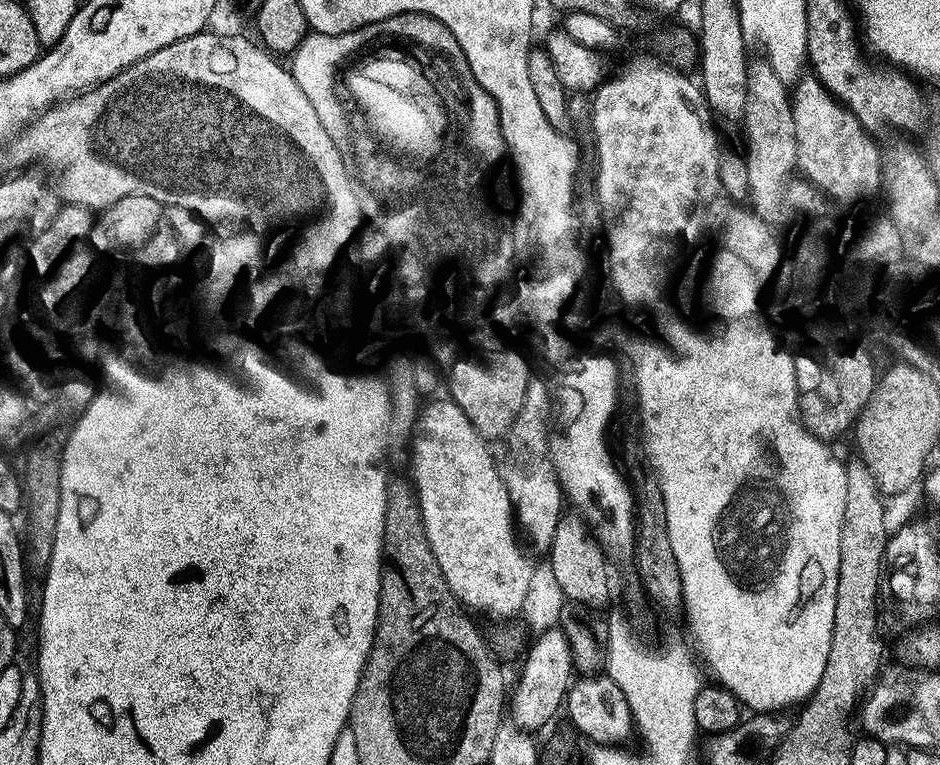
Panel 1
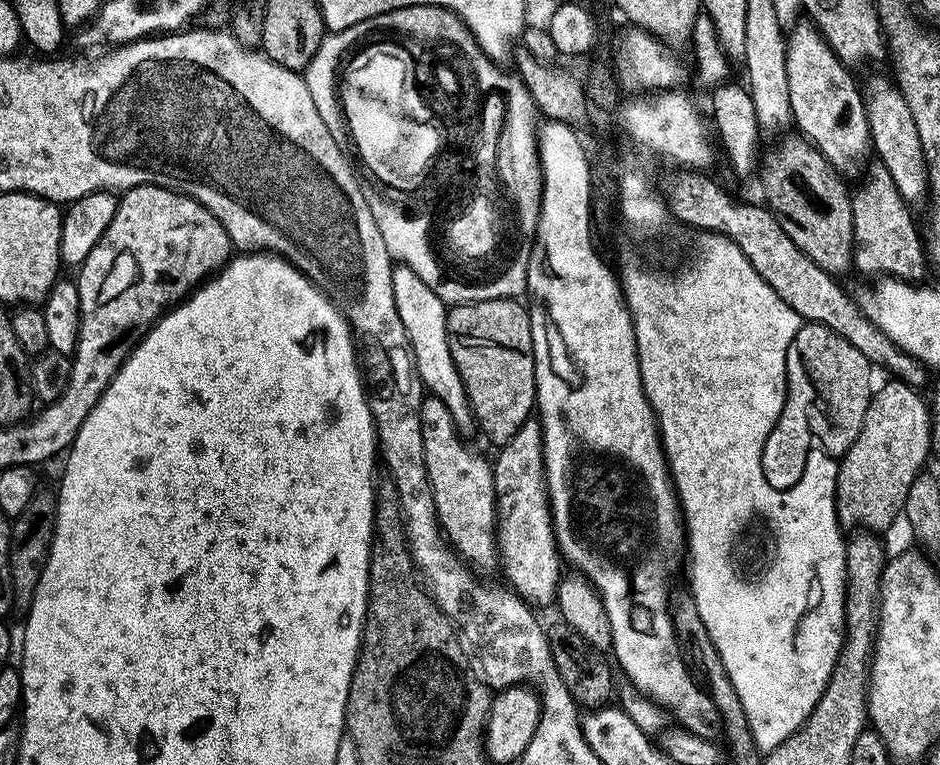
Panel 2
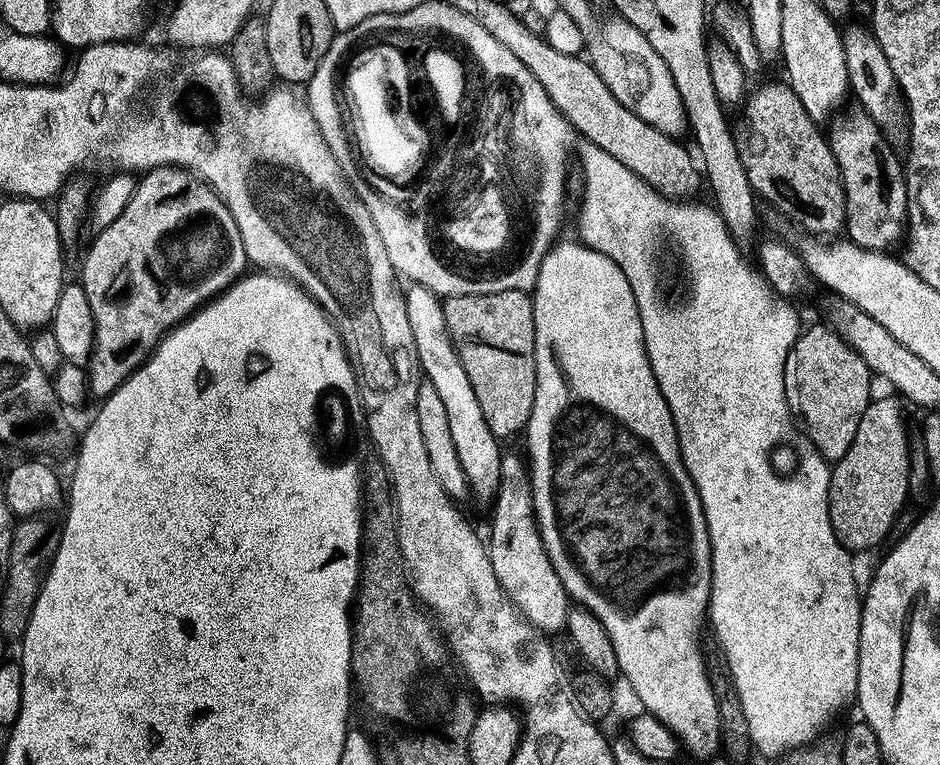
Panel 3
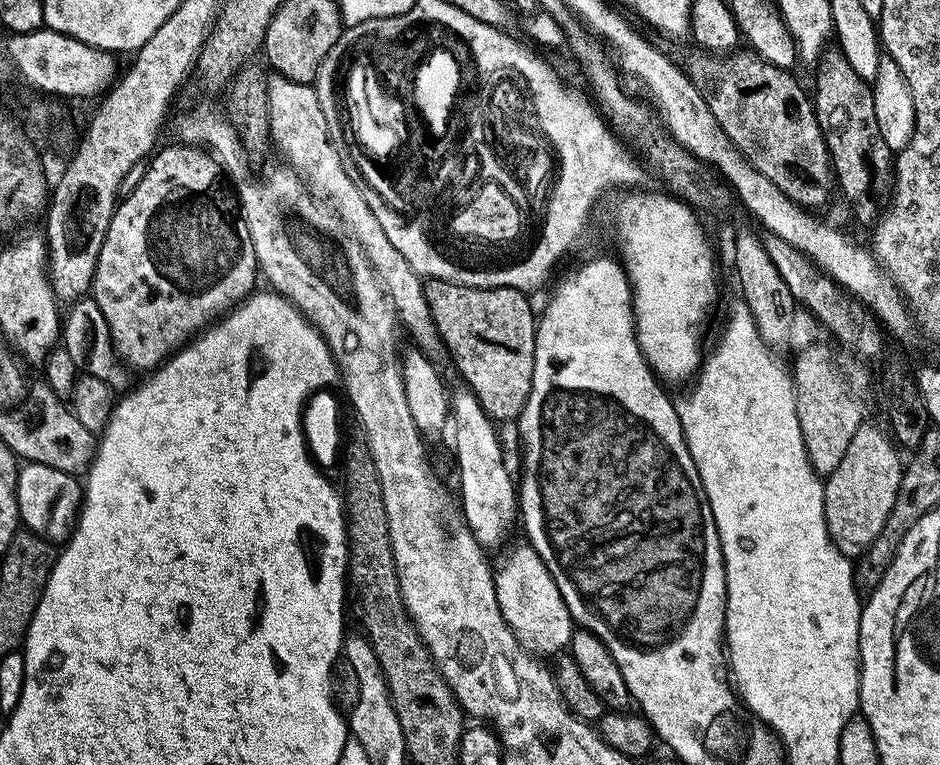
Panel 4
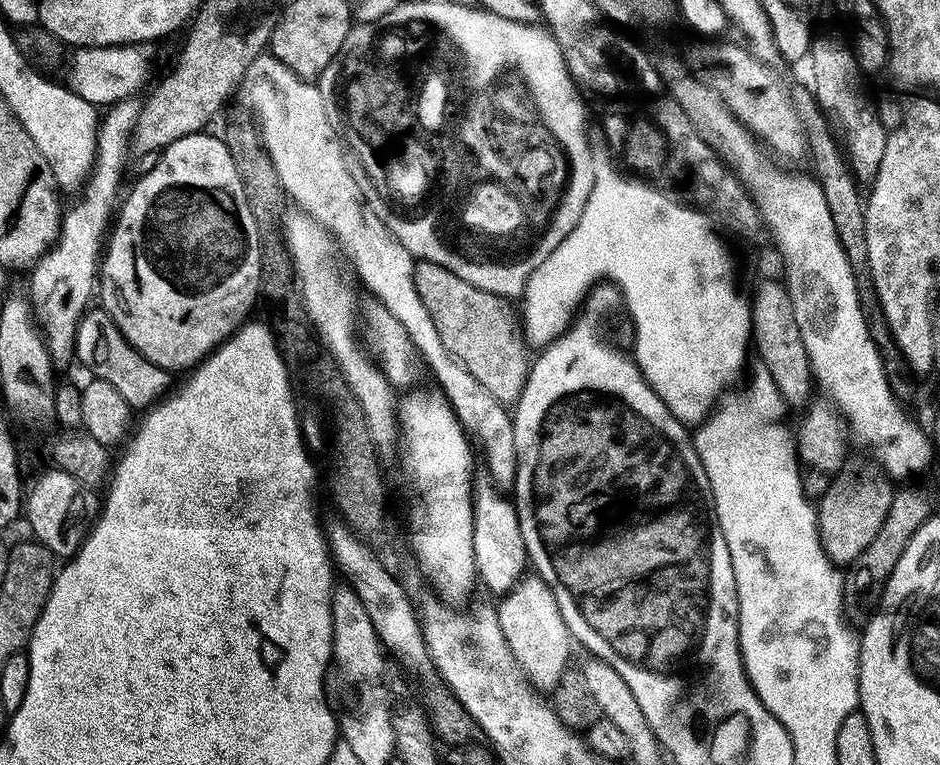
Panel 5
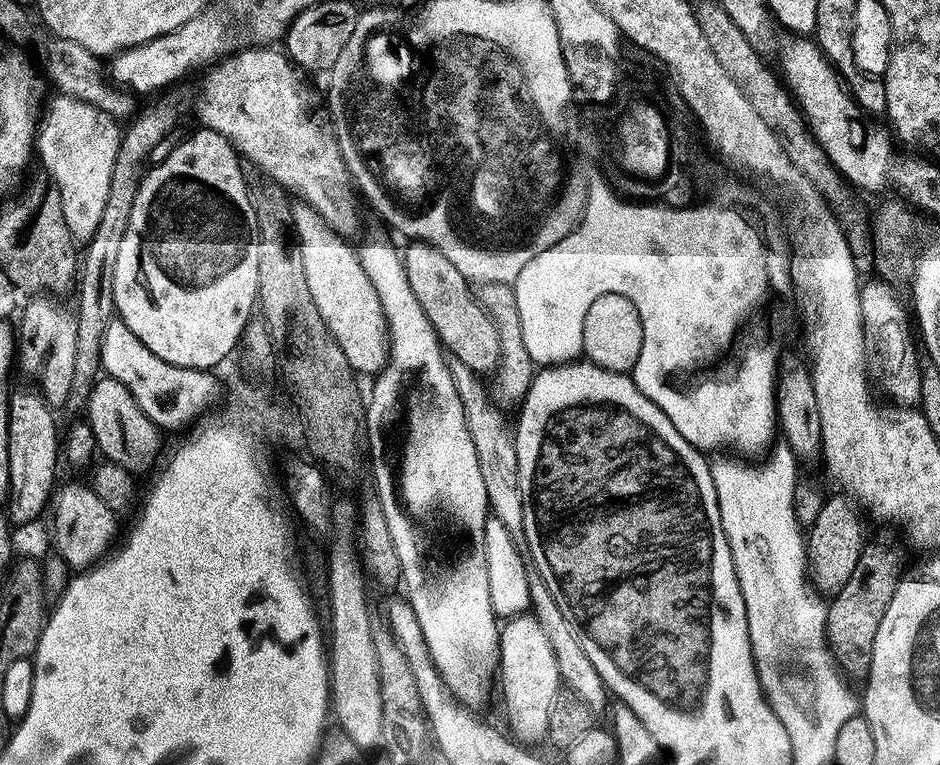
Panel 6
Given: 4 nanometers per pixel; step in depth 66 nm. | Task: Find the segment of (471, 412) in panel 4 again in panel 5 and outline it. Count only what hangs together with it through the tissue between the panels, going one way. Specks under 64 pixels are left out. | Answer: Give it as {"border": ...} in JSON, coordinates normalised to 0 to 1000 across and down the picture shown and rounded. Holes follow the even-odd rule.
{"border":[[[507,621],[502,646],[502,697],[504,698],[504,729],[510,762],[515,762],[523,774],[541,774],[553,757],[553,737],[563,736],[562,722],[557,716],[555,693],[551,682],[549,660],[540,654],[535,642],[529,638],[518,621]]]}

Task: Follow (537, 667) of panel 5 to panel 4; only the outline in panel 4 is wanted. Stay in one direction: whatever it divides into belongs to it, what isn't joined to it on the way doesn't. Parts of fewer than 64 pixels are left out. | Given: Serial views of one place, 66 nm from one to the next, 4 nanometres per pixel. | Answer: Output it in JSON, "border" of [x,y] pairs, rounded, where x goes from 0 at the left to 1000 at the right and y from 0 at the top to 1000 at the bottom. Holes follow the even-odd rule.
{"border":[[[554,708],[549,711],[526,742],[528,754],[528,780],[534,797],[534,808],[543,818],[563,852],[574,860],[584,860],[590,852],[596,852],[609,841],[611,812],[606,797],[602,797],[602,787],[598,787],[598,776],[594,776],[594,766],[589,766],[589,756],[585,756],[585,745],[565,711]]]}

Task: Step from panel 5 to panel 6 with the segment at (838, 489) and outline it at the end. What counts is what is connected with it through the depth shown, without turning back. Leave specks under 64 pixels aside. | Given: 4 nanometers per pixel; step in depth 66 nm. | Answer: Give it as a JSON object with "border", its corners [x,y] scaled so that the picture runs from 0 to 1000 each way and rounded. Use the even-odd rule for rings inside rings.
{"border":[[[882,647],[878,652],[869,680],[857,695],[860,752],[863,762],[877,776],[887,776],[900,766],[900,756],[909,750],[909,740],[913,740],[921,710],[919,685],[915,681],[916,665],[901,647],[893,647]]]}

